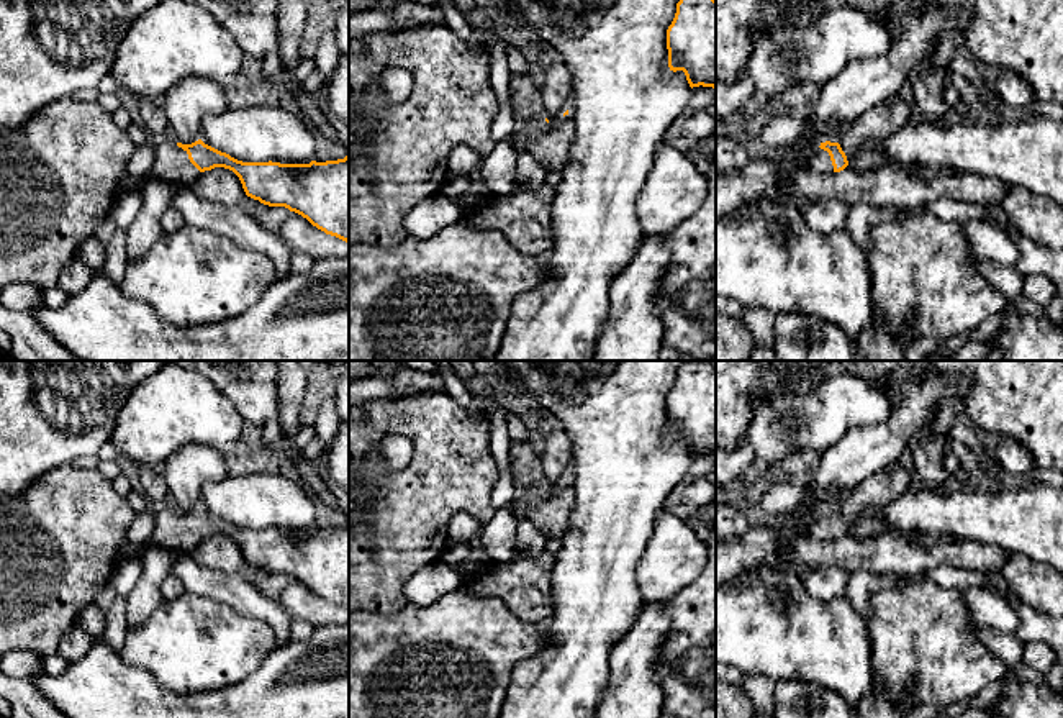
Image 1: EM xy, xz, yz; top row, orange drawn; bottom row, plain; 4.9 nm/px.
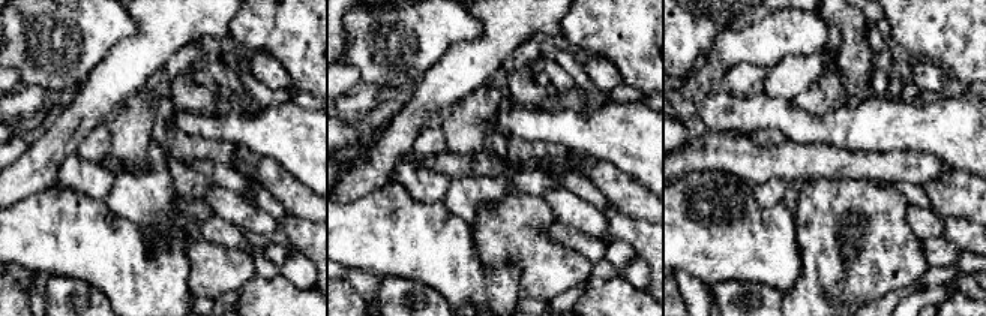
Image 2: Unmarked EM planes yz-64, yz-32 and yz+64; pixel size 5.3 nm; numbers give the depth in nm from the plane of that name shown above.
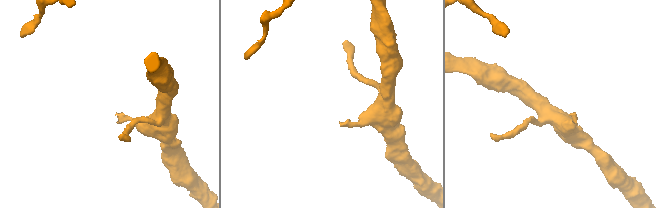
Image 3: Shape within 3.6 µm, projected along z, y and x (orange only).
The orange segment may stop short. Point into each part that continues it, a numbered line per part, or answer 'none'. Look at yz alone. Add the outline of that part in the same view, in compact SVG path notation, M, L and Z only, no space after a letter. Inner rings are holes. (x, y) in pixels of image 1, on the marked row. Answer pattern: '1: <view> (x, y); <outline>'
1: yz (819, 161); M816 148L809 157L809 166L817 174L832 174L834 166L827 151Z

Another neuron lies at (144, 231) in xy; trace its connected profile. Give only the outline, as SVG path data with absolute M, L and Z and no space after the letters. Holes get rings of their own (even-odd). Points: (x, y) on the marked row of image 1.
M151 179L141 187L142 207L134 221L126 228L128 262L139 259L147 252L162 236L161 218L169 207L172 207L174 193L182 189L180 182L164 182Z

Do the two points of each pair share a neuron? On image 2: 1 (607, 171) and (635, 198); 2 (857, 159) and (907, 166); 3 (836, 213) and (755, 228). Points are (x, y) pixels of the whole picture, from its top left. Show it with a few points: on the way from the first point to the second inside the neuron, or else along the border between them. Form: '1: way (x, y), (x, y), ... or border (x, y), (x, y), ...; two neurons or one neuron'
1: way (611, 178), (628, 195); one neuron
2: way (869, 165), (895, 166); one neuron
3: border (791, 210), (800, 255); two neurons

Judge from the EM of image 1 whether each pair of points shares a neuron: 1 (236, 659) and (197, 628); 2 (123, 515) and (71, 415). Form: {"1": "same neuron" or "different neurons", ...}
{"1": "same neuron", "2": "different neurons"}

